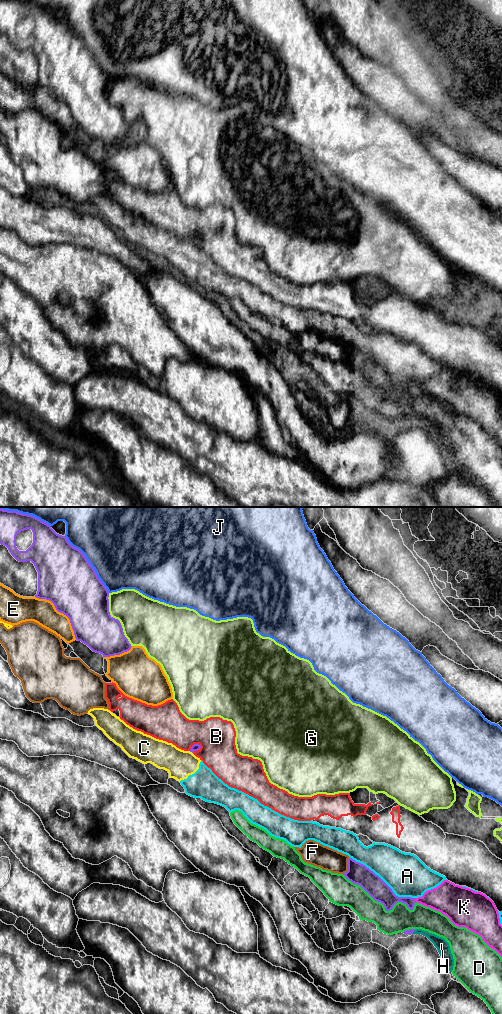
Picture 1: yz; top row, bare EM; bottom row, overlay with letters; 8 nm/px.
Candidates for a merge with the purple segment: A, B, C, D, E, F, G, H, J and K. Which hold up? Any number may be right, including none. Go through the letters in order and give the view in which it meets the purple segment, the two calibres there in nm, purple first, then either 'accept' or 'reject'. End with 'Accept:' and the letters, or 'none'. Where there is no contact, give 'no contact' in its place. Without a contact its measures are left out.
A: yz | 170/320 nm | reject
B: yz | 60/300 nm | reject
C: yz | 60/220 nm | reject
D: yz | 160/200 nm | reject
E: yz | 420/200 nm | reject
F: yz | 170/180 nm | reject
G: yz | 340/380 nm | reject
H: yz | 50/100 nm | accept
J: yz | 440/500 nm | reject
K: yz | 140/240 nm | reject
Accept: H

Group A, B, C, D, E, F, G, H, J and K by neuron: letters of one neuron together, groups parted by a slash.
A C / B / D / E / F / G / H / J / K

